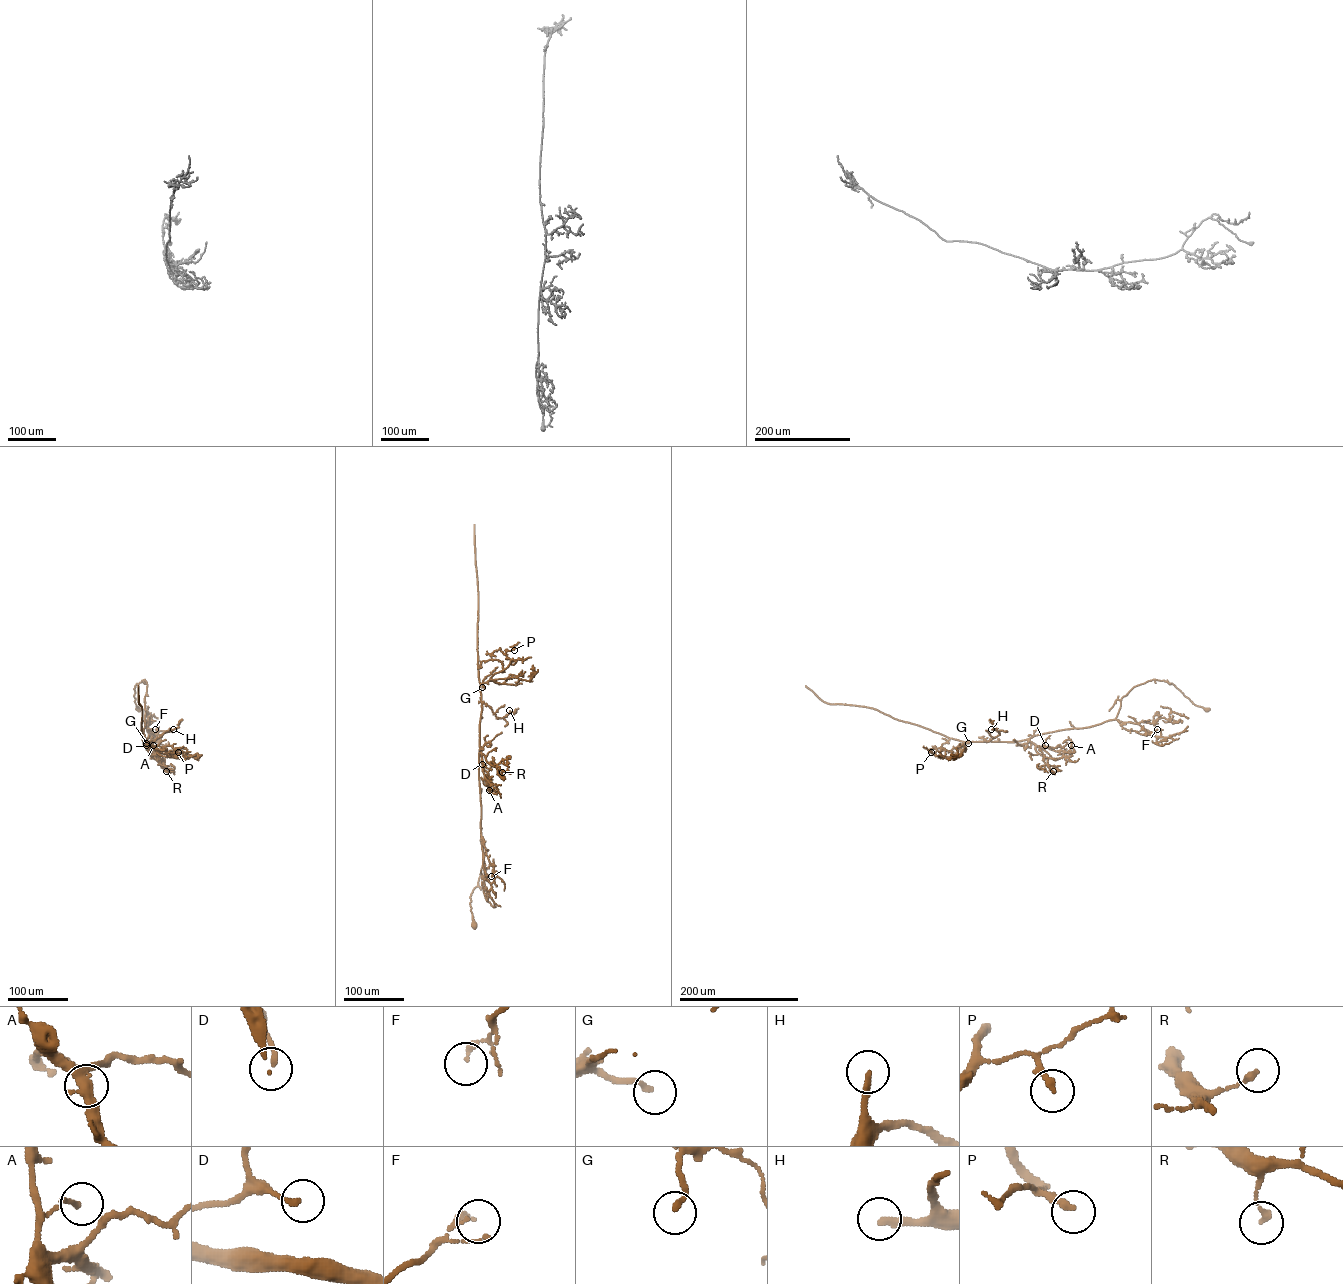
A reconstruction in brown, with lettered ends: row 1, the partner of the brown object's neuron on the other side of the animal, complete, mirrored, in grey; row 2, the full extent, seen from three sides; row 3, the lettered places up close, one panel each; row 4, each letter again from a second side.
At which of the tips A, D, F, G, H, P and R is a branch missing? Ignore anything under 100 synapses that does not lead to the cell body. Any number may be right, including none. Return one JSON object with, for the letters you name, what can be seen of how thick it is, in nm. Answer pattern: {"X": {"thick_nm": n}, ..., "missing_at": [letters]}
{"H": {"thick_nm": 240}, "missing_at": ["H"]}

